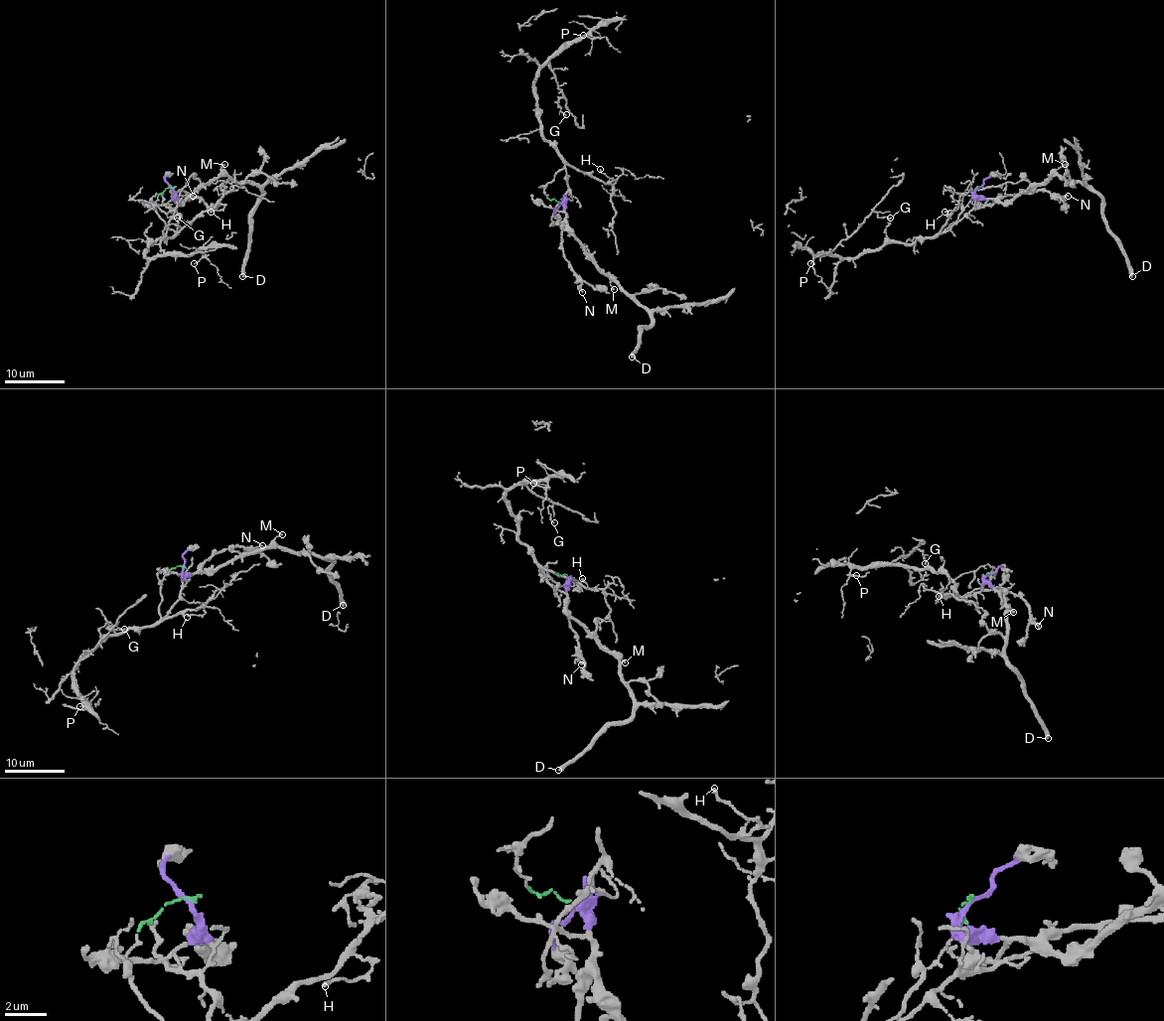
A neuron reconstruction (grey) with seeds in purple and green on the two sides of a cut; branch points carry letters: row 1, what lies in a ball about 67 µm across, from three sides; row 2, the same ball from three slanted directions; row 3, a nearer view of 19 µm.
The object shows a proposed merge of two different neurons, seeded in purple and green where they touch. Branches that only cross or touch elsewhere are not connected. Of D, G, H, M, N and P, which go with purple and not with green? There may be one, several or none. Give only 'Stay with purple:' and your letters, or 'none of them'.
Stay with purple: D, M, N

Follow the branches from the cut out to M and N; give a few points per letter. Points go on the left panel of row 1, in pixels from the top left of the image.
M: (173, 187), (176, 199), (183, 202), (194, 192), (207, 186), (224, 165)
N: (173, 187), (176, 198), (174, 193), (183, 190), (194, 196)

